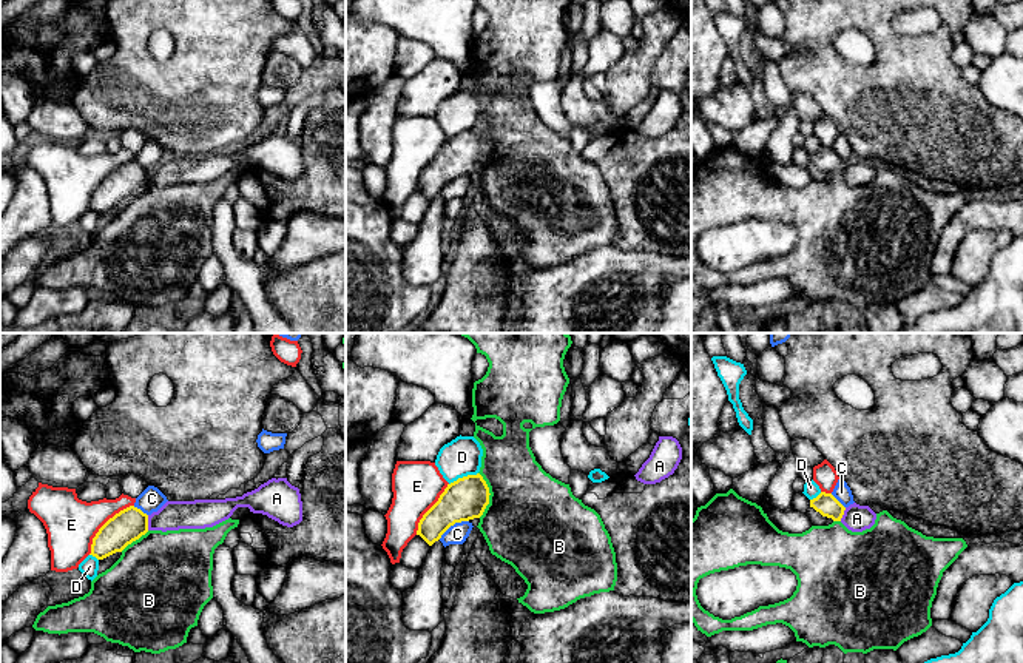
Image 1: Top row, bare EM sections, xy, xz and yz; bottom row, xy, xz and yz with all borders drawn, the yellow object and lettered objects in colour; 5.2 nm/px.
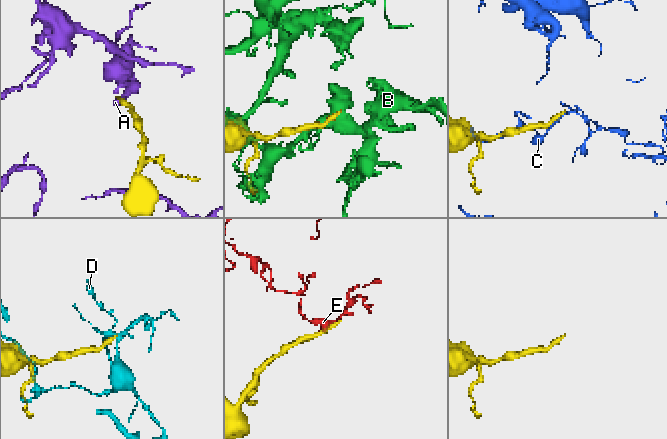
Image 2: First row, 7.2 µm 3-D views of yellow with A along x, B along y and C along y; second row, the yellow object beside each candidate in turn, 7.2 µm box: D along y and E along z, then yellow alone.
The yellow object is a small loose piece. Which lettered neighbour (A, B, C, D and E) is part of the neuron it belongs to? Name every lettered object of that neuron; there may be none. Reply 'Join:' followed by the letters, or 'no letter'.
Join: A

